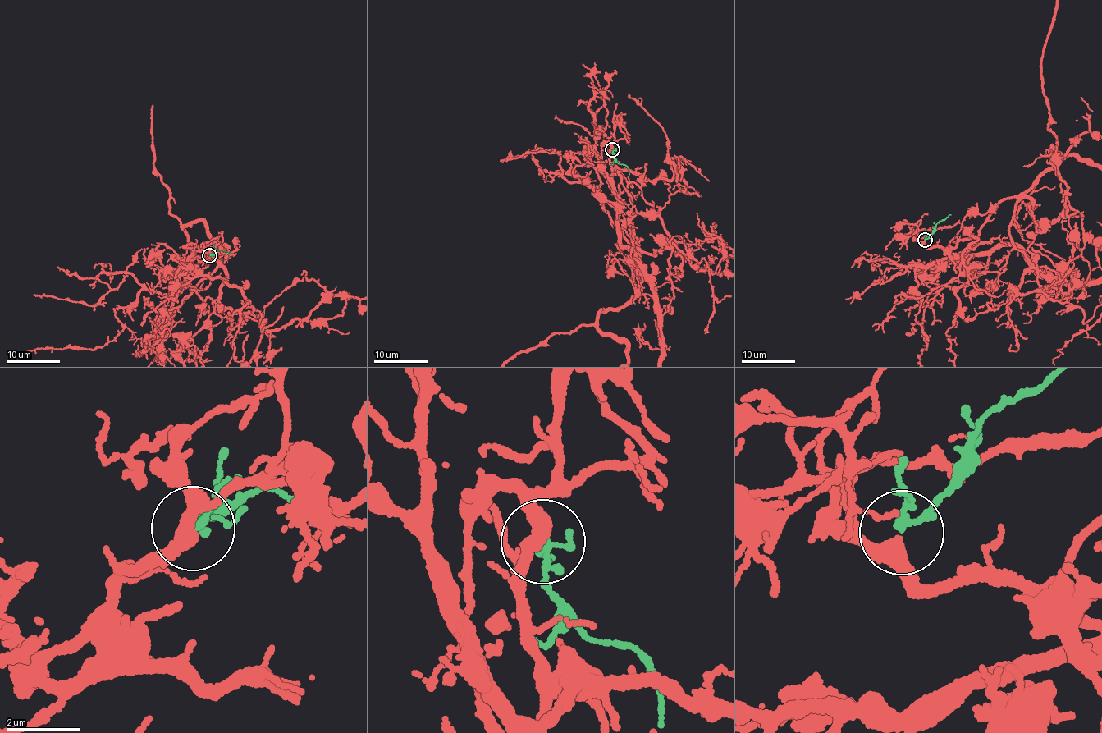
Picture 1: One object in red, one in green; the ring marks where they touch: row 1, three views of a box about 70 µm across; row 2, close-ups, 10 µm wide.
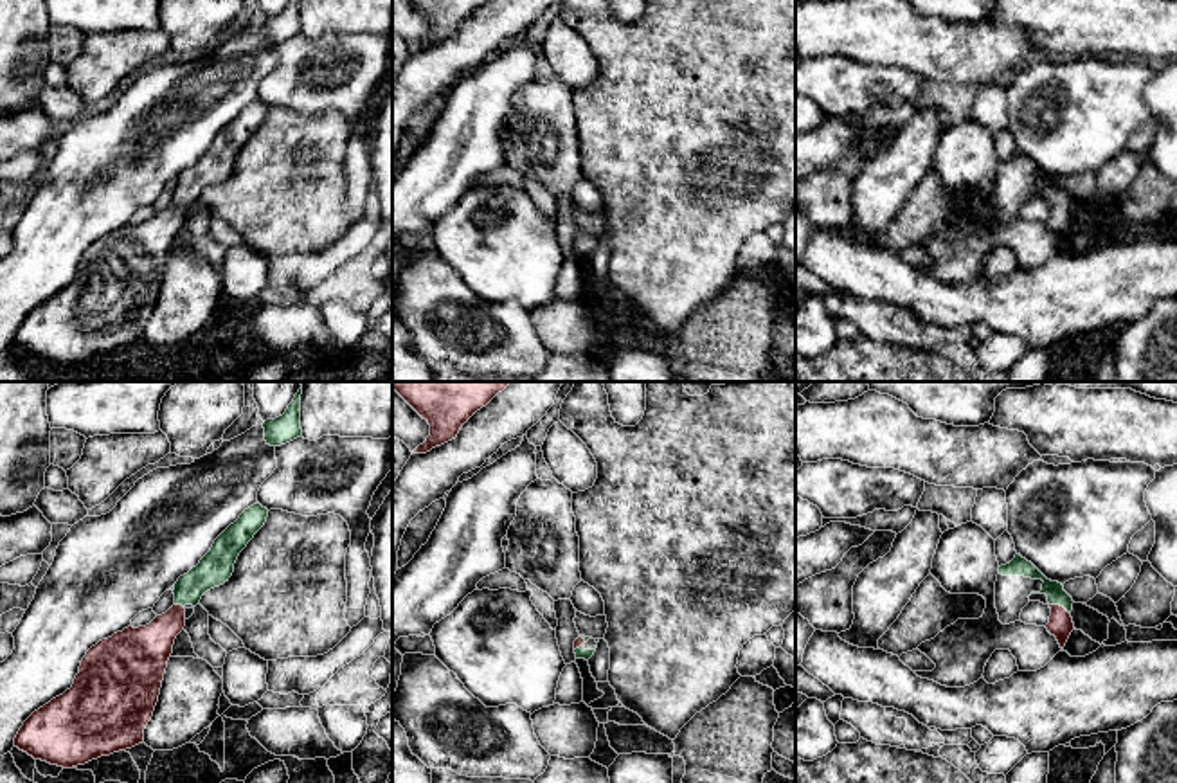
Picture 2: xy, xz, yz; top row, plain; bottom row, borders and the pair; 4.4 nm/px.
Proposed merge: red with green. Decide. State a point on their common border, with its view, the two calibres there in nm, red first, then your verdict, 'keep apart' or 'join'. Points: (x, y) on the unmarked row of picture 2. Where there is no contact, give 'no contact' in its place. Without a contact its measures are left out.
meets red in yz at (1059, 202); 120 nm thick on the red side, 90 nm on the other; join

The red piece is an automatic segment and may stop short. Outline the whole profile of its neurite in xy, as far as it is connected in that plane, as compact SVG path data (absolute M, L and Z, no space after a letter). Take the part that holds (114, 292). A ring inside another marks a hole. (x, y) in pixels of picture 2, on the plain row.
M245 106L211 148L175 180L175 202L146 223L128 223L92 243L70 286L34 308L20 324L14 344L63 365L144 338L158 299L176 232L185 223L185 202L229 178L239 149L265 122L268 106Z

